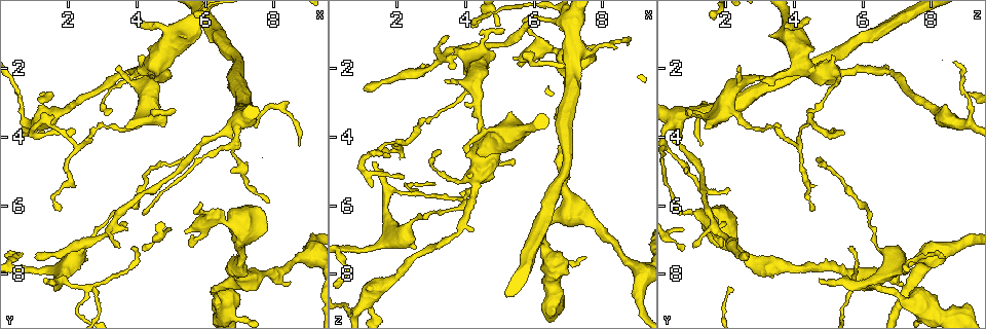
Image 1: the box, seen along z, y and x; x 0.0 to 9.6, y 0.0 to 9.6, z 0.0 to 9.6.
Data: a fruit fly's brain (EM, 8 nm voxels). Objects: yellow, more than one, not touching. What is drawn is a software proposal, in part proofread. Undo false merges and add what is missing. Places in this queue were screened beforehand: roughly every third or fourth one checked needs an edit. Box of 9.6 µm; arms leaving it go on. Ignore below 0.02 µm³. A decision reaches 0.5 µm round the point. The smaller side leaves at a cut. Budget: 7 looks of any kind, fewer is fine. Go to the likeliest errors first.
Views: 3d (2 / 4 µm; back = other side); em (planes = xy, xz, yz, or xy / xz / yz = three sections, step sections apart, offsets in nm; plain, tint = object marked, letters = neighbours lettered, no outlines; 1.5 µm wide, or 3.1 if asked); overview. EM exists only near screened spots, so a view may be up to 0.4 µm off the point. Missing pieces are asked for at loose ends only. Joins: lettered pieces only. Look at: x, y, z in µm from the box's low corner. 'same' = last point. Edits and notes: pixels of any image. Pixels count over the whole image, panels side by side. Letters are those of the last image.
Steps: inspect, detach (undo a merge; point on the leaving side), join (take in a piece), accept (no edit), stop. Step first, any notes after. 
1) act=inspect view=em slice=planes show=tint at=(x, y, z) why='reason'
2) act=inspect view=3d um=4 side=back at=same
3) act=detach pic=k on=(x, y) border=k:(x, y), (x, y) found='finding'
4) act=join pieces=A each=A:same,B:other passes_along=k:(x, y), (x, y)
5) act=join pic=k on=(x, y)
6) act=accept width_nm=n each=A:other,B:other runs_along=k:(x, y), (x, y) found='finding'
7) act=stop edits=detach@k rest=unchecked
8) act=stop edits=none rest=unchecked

act=inspect view=3d um=4 at=(1.25, 8.10, 4.70) why='free end'

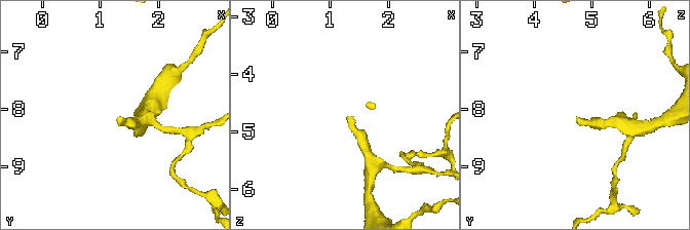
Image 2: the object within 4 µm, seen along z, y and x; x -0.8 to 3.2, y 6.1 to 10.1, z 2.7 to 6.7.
act=inspect view=em slice=planes show=tint at=(1.35, 8.15, 4.70) why='shape alone is not enough'

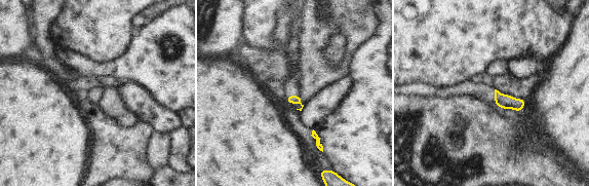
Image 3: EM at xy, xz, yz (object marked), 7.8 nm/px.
act=inspect view=em slice=planes show=letters at=same why='what lies round it'

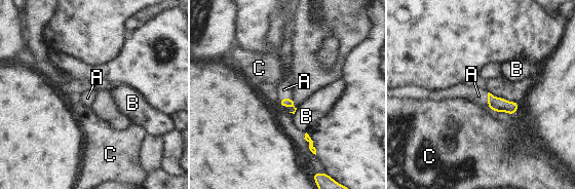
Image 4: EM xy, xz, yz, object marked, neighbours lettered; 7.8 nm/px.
act=join pieces=A longest_contact=A:160nm each=A:same,B:other,C:other passes_along=4:(282, 102), (285, 106), (283, 89) found='the neuron continues'

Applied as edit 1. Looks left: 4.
act=inspect view=overview

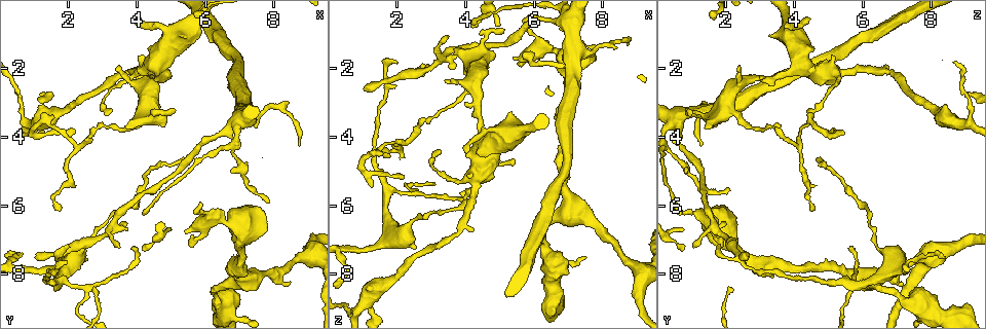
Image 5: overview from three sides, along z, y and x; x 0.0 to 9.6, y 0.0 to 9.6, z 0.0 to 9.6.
act=inspect view=em slice=planes show=letters at=(3.80, 6.50, 1.95) why='an open end'

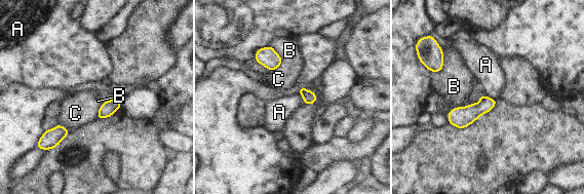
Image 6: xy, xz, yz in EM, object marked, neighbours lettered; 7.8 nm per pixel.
act=accept each=A:other,B:other,C:other border=6:(479, 100), (456, 106), (446, 115) found='no lettered piece goes on from it'

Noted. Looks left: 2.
act=stop edits=join@4 rest=unchecked

